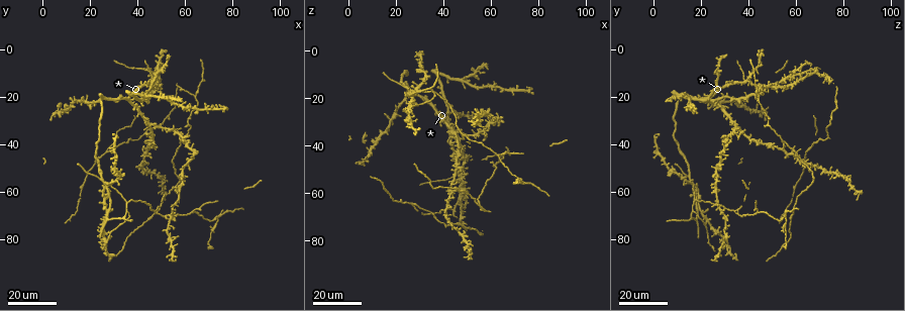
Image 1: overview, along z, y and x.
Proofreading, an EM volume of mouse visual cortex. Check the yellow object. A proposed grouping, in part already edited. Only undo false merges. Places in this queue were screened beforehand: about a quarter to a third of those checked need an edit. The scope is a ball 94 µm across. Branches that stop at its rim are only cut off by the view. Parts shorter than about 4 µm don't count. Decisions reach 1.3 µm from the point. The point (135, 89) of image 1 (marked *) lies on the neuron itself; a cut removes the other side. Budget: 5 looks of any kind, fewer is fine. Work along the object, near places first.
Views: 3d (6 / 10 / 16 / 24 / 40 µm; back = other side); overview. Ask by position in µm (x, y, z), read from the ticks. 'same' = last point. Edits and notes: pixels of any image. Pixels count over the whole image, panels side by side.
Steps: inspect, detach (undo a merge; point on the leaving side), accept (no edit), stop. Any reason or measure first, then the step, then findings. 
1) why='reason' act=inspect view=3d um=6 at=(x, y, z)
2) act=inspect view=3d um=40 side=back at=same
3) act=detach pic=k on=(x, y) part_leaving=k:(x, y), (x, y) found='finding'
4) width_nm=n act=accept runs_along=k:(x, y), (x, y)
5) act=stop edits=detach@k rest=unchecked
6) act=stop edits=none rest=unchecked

why='sudden change in width' act=inspect view=3d um=24 at=(47, 69, 34)

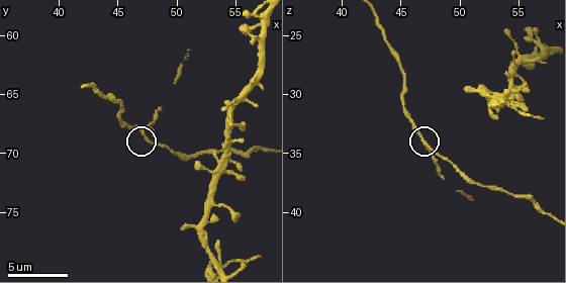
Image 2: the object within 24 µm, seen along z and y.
why='closer look' act=inspect view=3d um=6 at=(47.4, 68.4, 34.2)

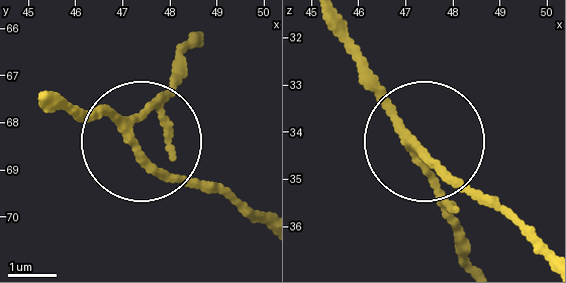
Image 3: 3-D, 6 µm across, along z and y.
act=accept runs_along=3:(46, 94), (71, 114), (115, 118), (152, 163), (244, 207) found='one neuron here'

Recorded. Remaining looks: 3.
why='three-way junction' act=inspect view=3d um=16 at=(27, 71, 18)

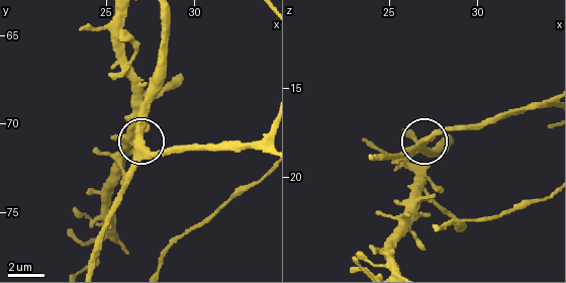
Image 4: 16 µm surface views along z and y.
act=inspect view=3d um=10 at=(27.3, 71.7, 17.7)

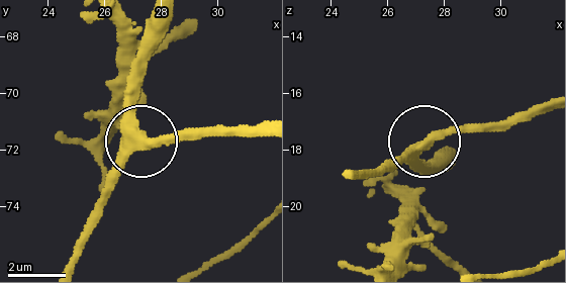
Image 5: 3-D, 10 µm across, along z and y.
arms=3 act=accept found='all the same neuron'

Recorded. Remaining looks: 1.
act=stop edits=none rest=unchecked

